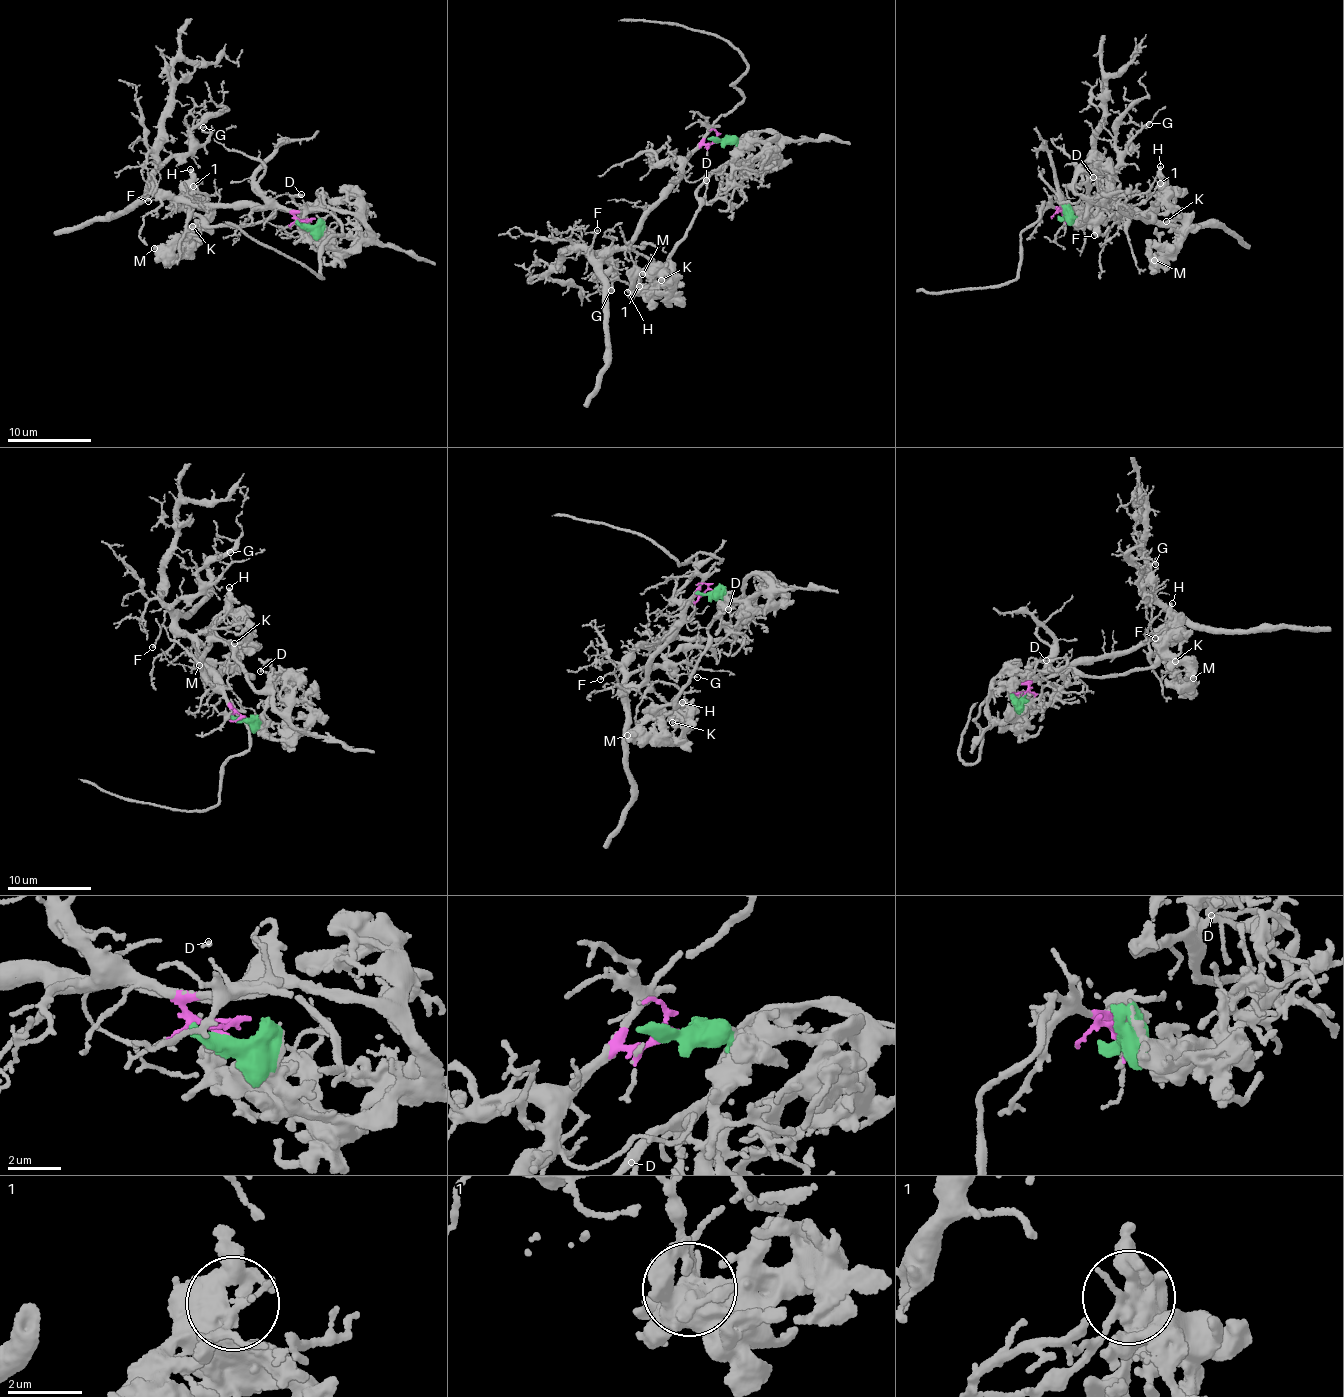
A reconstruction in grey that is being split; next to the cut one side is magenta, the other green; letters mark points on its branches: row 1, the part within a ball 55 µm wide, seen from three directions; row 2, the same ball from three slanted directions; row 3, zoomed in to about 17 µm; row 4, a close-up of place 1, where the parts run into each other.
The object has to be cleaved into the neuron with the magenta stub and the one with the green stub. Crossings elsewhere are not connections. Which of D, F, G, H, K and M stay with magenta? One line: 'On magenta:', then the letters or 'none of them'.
On magenta: F, G

